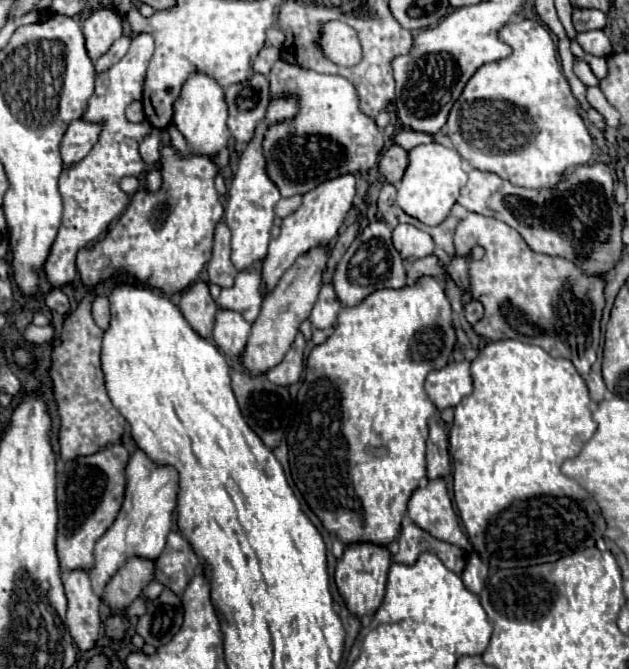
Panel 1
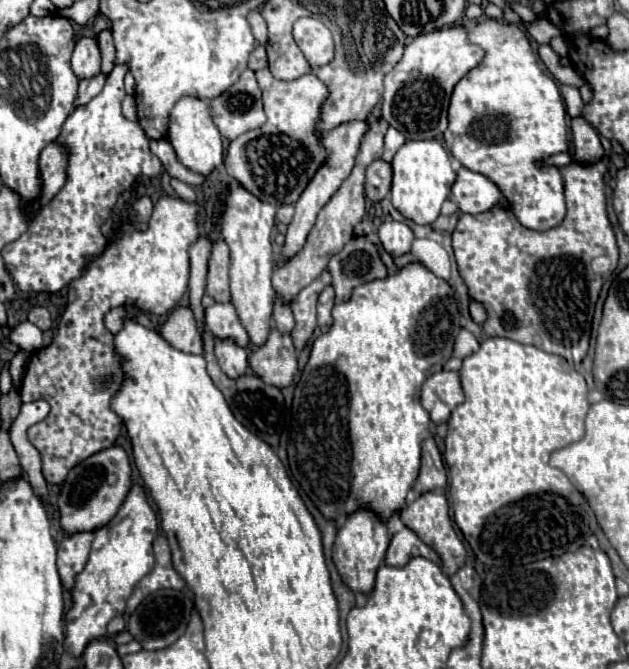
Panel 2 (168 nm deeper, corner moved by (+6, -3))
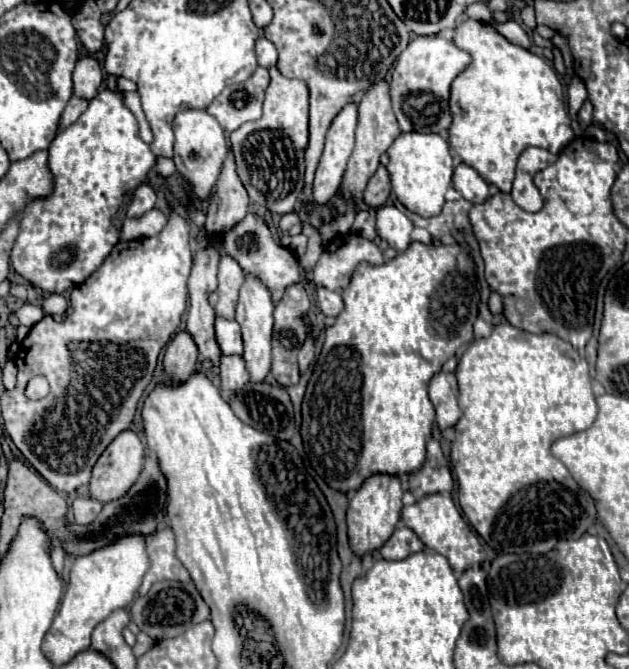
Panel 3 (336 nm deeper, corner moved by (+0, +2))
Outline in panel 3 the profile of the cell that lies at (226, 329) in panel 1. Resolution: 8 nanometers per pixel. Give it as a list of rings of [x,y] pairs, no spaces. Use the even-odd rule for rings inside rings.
[[[221,357],[221,365],[219,365],[219,377],[221,377],[221,397],[231,403],[233,395],[237,395],[249,381],[249,373],[245,369],[245,361],[243,357]]]

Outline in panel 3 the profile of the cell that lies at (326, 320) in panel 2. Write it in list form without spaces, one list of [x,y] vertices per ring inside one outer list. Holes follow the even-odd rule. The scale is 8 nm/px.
[[[319,287],[317,289],[317,305],[321,307],[321,311],[325,315],[339,315],[341,309],[343,309],[343,299],[341,299],[341,293],[339,291],[329,291],[325,287]]]

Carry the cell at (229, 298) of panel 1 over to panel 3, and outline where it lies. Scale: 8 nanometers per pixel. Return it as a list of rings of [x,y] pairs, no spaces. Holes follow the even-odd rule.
[[[217,319],[215,321],[215,339],[223,355],[241,355],[243,353],[243,339],[237,321]]]

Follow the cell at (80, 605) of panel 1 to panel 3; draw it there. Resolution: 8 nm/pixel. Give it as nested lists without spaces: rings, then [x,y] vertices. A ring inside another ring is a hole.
[[[79,495],[73,499],[71,507],[77,523],[91,523],[99,515],[103,503],[99,503],[99,499],[91,499],[89,495]]]

